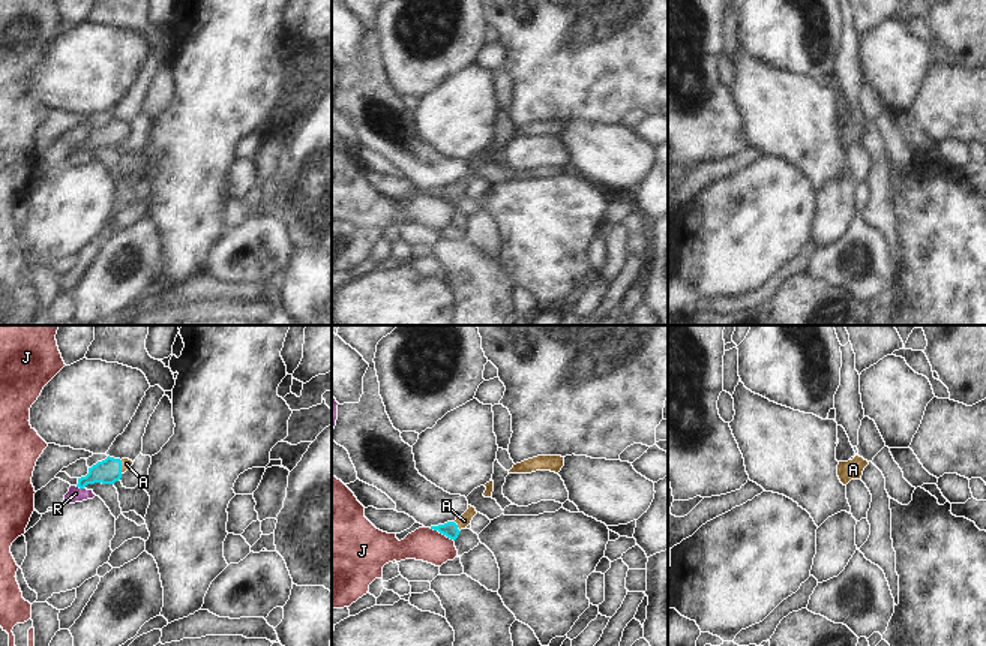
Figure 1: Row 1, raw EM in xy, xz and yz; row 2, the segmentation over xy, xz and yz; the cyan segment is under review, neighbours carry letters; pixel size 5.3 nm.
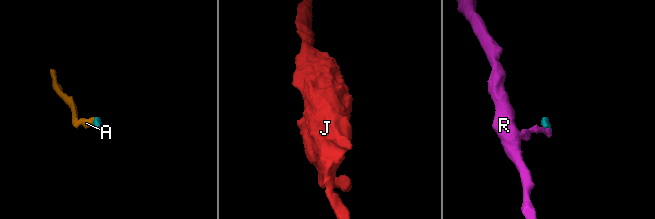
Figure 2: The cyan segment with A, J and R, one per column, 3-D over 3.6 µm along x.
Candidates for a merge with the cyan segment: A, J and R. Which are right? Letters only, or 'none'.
A.

